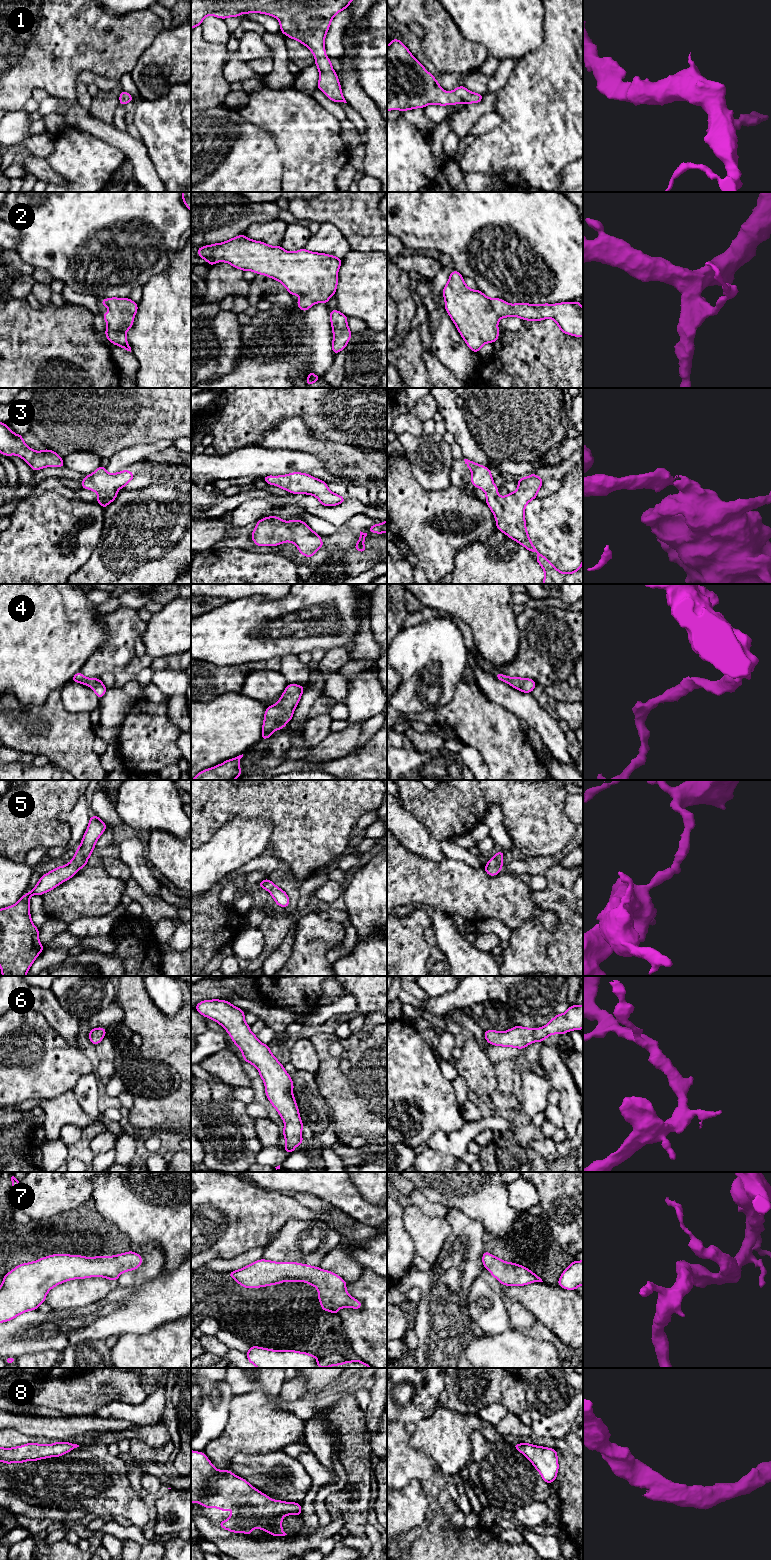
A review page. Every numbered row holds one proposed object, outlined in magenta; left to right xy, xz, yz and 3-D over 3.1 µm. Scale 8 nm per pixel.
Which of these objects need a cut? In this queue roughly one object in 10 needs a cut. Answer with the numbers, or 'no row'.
no row

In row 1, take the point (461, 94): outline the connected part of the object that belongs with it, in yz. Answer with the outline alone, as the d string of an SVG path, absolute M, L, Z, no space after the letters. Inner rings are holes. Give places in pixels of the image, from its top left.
M392 39L387 46L387 111L412 110L424 108L429 104L447 106L448 104L471 104L482 101L483 95L469 91L460 85L453 91L442 89L434 76L411 54L399 40Z

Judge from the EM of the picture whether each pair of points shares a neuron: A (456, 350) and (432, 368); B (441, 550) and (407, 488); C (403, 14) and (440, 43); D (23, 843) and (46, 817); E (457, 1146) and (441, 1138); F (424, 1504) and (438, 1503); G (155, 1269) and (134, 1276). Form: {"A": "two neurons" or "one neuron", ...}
{"A": "two neurons", "B": "one neuron", "C": "one neuron", "D": "one neuron", "E": "one neuron", "F": "two neurons", "G": "one neuron"}

